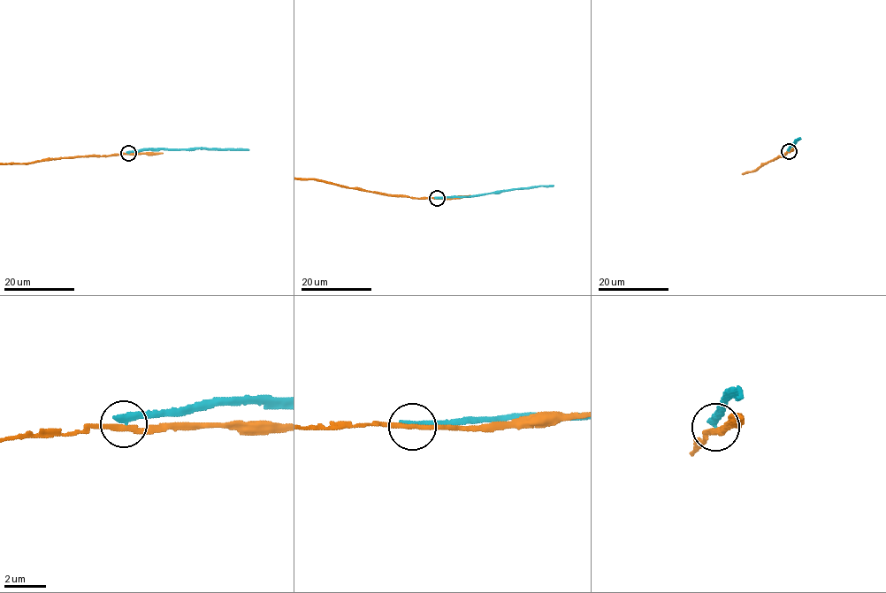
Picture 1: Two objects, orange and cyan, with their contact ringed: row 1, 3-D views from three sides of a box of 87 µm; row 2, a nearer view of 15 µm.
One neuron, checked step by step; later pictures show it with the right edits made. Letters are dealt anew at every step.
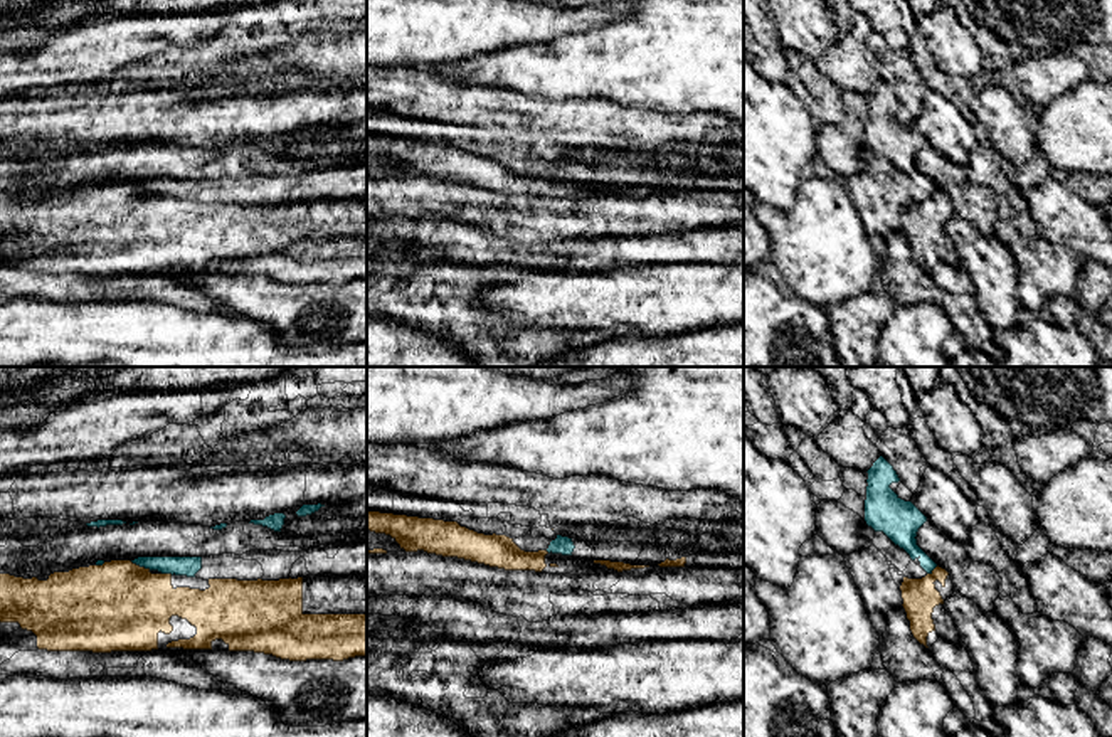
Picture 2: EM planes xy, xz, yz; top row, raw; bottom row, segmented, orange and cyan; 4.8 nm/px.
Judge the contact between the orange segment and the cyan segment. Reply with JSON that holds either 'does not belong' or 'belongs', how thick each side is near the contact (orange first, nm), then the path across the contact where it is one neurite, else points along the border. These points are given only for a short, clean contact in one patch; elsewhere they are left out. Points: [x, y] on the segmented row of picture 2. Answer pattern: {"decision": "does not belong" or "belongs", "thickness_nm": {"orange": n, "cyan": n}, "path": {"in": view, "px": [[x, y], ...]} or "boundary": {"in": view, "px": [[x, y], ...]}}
{"decision": "does not belong", "thickness_nm": {"orange": 440, "cyan": 100}, "boundary": {"in": "xy", "px": [[130, 561], [150, 569]]}}

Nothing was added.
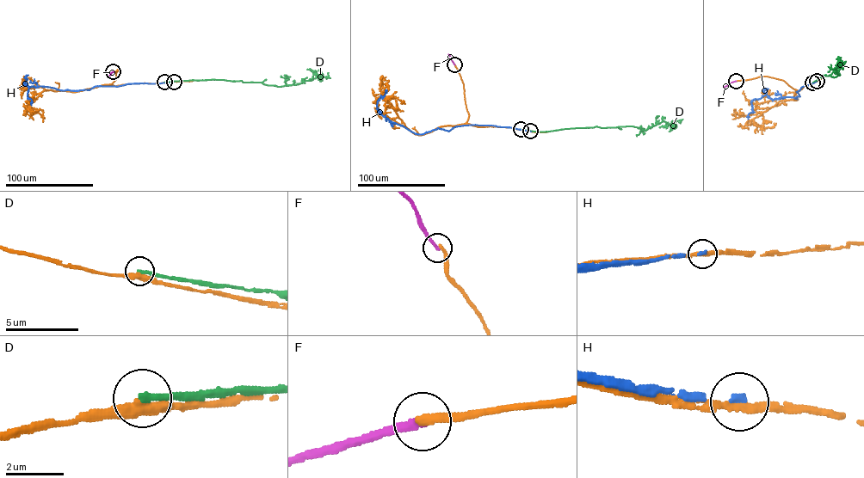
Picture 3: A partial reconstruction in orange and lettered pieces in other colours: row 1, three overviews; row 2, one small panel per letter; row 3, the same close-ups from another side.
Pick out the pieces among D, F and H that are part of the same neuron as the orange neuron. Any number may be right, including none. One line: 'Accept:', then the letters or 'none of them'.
Accept: none of them

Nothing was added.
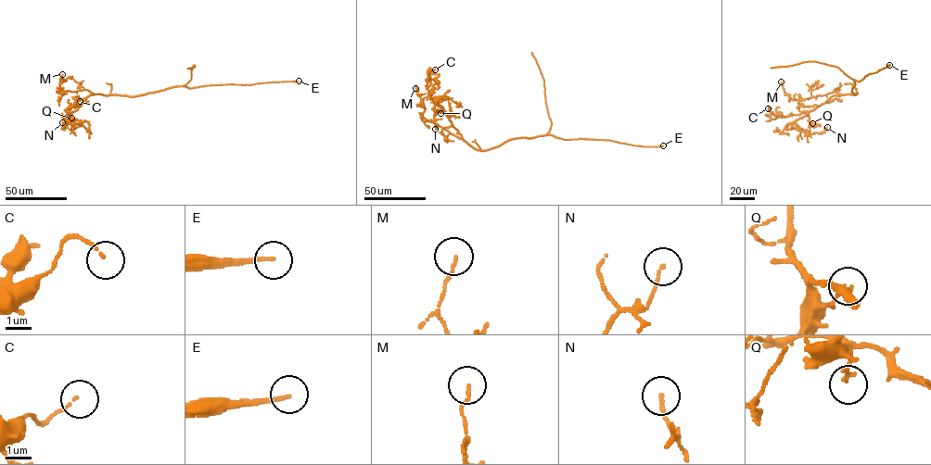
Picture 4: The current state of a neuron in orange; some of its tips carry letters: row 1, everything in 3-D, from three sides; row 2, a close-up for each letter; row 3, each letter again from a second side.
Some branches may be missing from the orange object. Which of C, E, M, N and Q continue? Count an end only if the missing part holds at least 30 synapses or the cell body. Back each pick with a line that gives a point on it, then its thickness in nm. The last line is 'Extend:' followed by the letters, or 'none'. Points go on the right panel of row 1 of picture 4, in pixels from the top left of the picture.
E: Place: (889, 65). Thickness 150 nm
Extend: E

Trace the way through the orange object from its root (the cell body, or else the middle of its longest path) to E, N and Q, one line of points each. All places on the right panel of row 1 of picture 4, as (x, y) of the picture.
E: (851, 91), (855, 80), (860, 81), (889, 65)
N: (851, 91), (857, 93), (833, 95), (795, 121), (810, 134), (822, 132), (827, 127)
Q: (851, 91), (857, 93), (833, 95), (812, 109), (803, 112), (812, 123)

